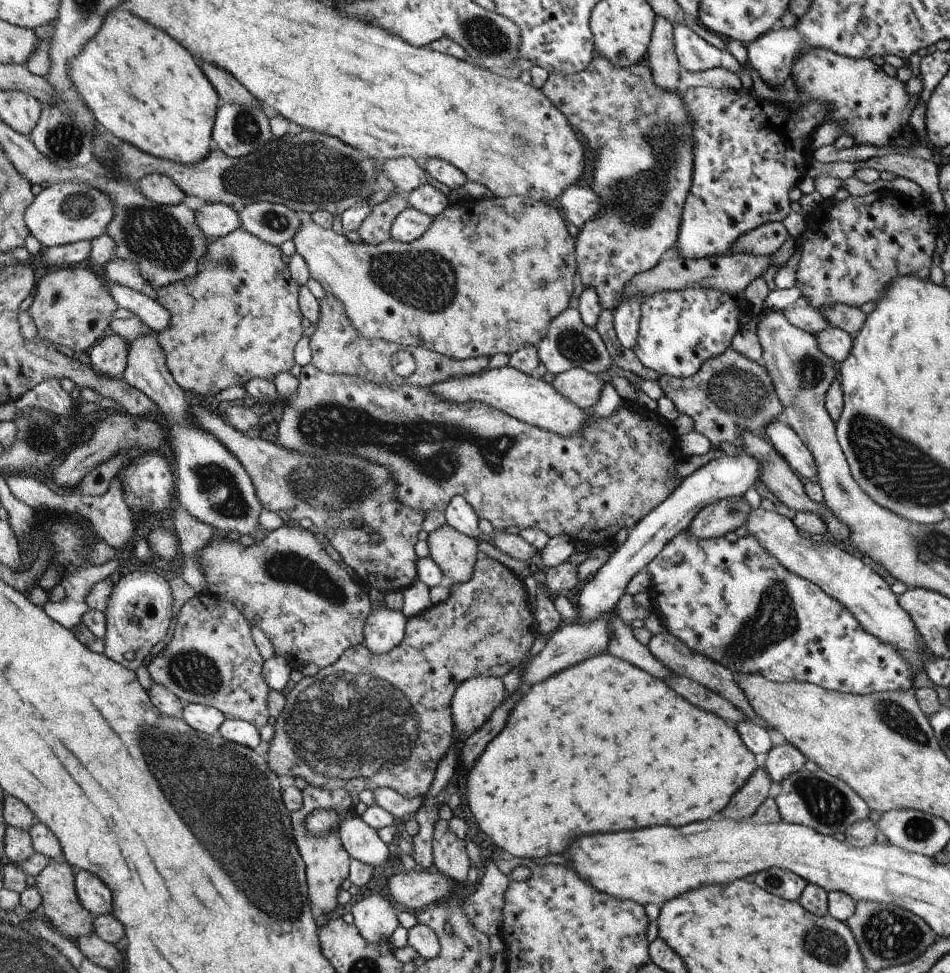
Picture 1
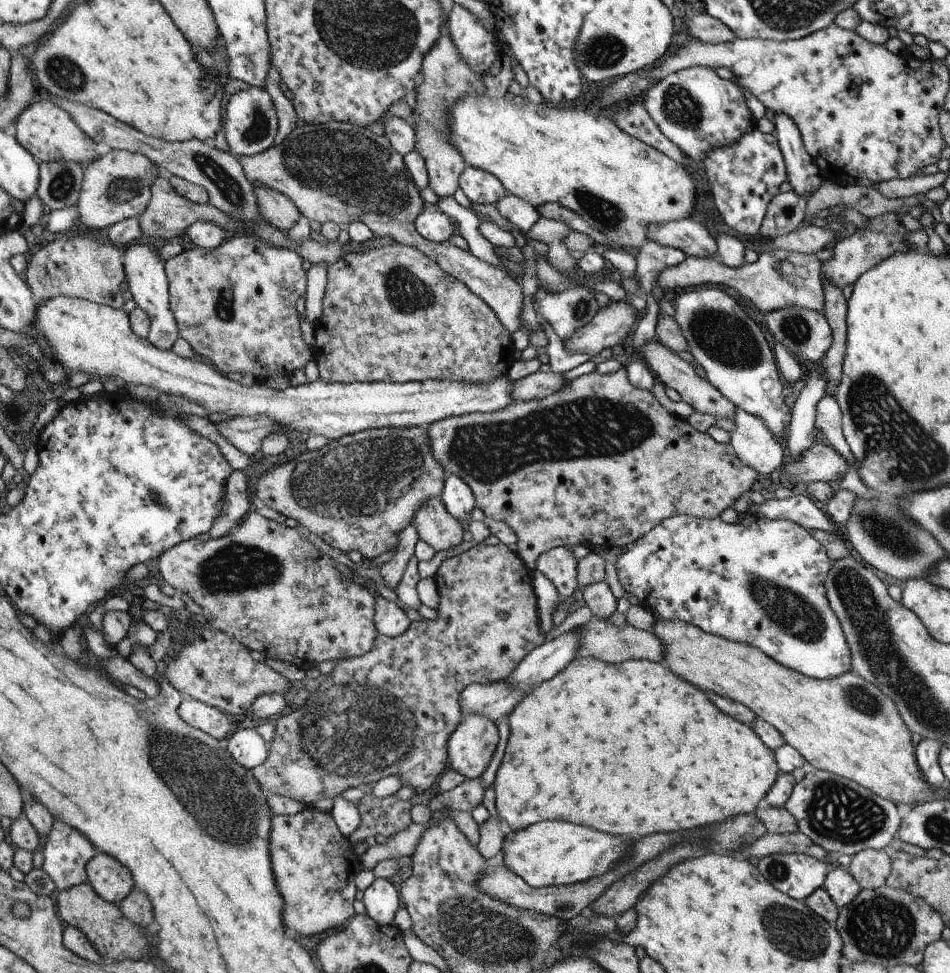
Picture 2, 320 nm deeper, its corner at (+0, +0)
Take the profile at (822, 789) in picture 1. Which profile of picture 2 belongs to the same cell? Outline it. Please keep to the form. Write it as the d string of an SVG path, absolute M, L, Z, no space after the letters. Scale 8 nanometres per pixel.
M808 769L801 782L794 785L785 808L797 820L799 830L816 844L825 848L830 855L849 854L854 856L866 849L885 850L896 837L904 811L891 800L874 794L861 784L843 776L821 770Z

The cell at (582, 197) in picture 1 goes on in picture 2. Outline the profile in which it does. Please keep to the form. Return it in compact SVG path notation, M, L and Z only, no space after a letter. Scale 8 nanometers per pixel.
M691 218L667 223L652 223L648 225L647 233L651 236L648 242L654 241L662 244L662 246L673 246L685 252L688 257L717 258L718 247L716 239L710 234L704 224L694 222Z

